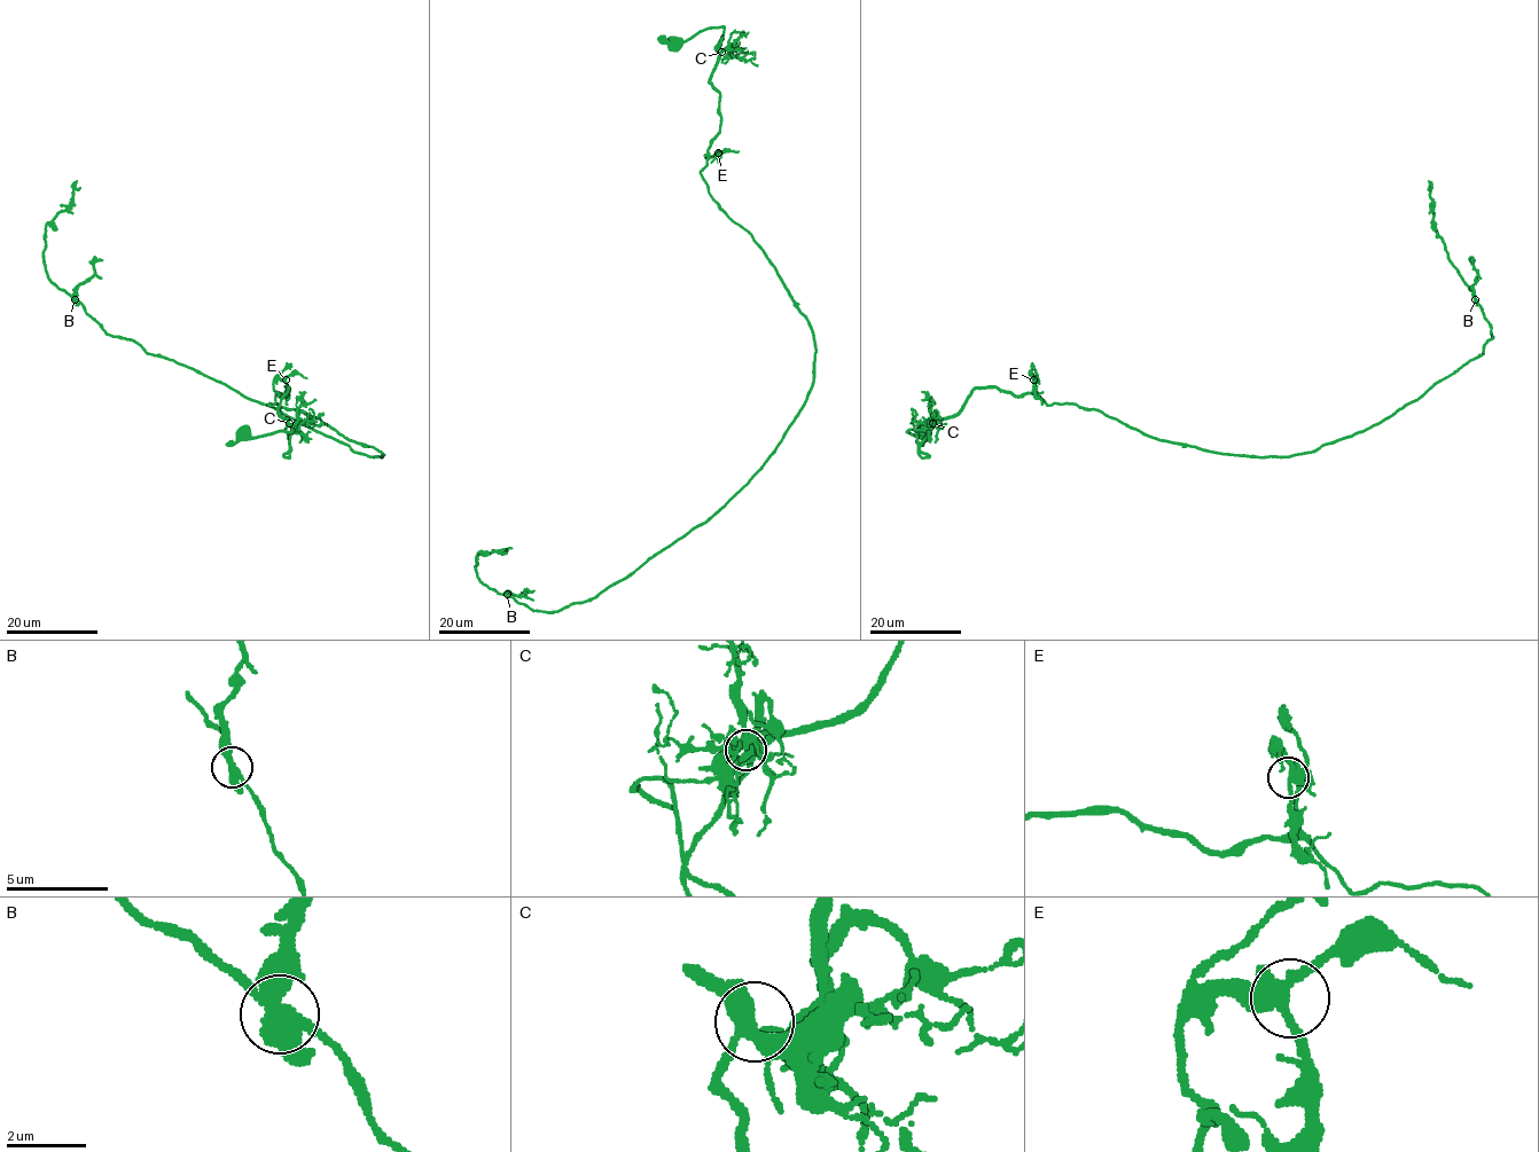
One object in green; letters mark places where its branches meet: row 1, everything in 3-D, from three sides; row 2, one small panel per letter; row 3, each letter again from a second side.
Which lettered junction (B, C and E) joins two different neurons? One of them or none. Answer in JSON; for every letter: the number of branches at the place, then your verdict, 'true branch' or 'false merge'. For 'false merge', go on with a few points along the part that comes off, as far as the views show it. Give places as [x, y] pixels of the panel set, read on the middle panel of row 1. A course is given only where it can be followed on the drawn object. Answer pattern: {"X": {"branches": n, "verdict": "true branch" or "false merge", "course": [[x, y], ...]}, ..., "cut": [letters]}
{"B": {"branches": 3, "verdict": "false merge", "course": [[506, 595], [525, 597], [525, 593], [533, 590]]}, "C": {"branches": 3, "verdict": "true branch"}, "E": {"branches": 3, "verdict": "true branch"}, "cut": ["B"]}

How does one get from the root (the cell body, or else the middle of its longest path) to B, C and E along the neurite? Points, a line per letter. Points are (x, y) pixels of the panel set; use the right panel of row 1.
B: (926, 433), (907, 432), (920, 444), (997, 388), (1213, 453), (1304, 454), (1481, 355), (1475, 299)
C: (926, 433), (927, 437), (918, 437), (907, 432), (914, 430), (920, 444), (932, 423)
E: (926, 433), (907, 432), (914, 430), (920, 444), (975, 389), (1024, 396), (1036, 391), (1033, 379)

